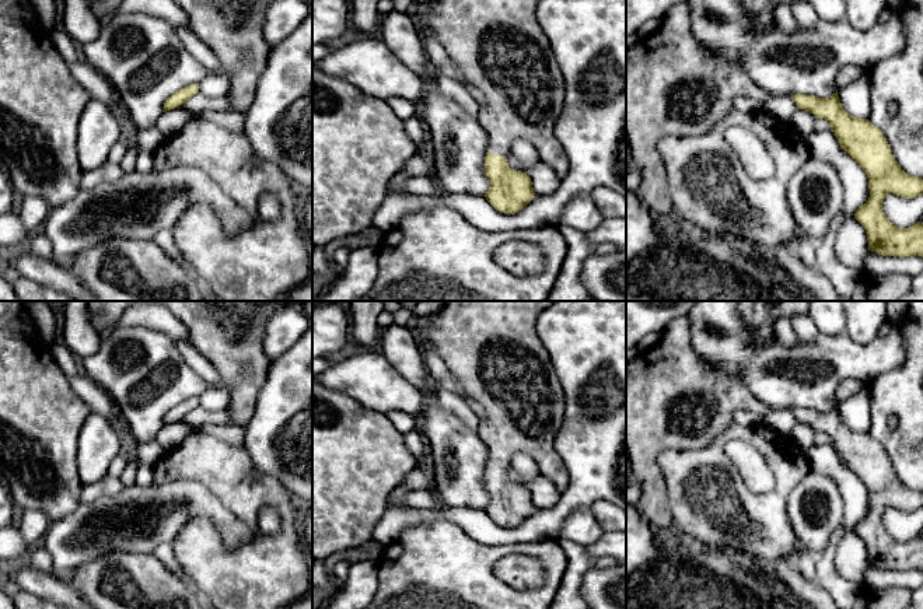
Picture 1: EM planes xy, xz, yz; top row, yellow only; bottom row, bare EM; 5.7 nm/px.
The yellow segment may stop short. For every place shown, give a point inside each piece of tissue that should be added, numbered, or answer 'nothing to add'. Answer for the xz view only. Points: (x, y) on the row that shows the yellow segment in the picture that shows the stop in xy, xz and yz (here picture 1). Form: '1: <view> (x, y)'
1: xz (499, 46)

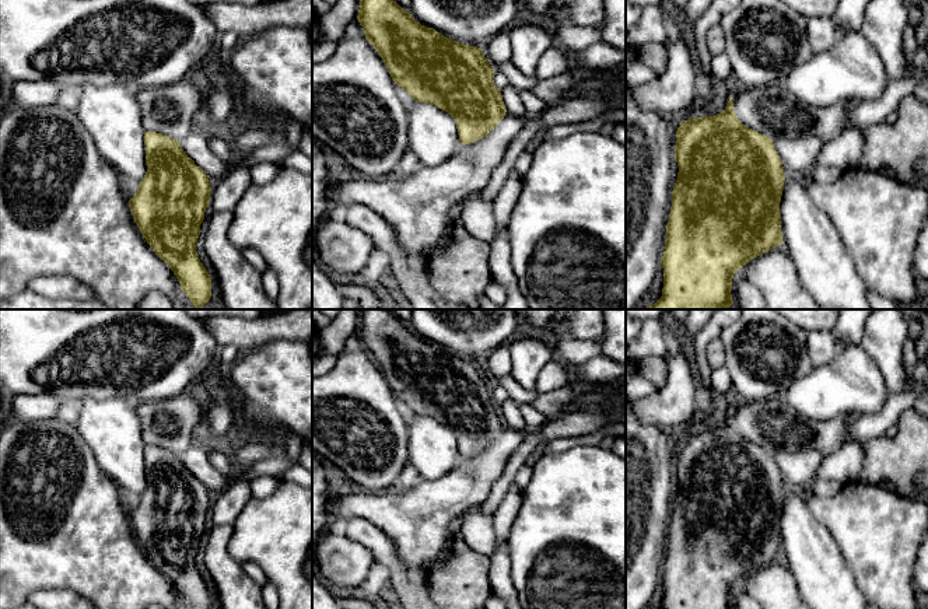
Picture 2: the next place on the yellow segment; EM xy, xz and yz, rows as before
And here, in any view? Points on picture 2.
1: yz (773, 111)

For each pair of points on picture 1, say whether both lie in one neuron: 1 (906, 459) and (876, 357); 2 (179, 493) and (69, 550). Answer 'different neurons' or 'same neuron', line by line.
1: different neurons
2: same neuron

